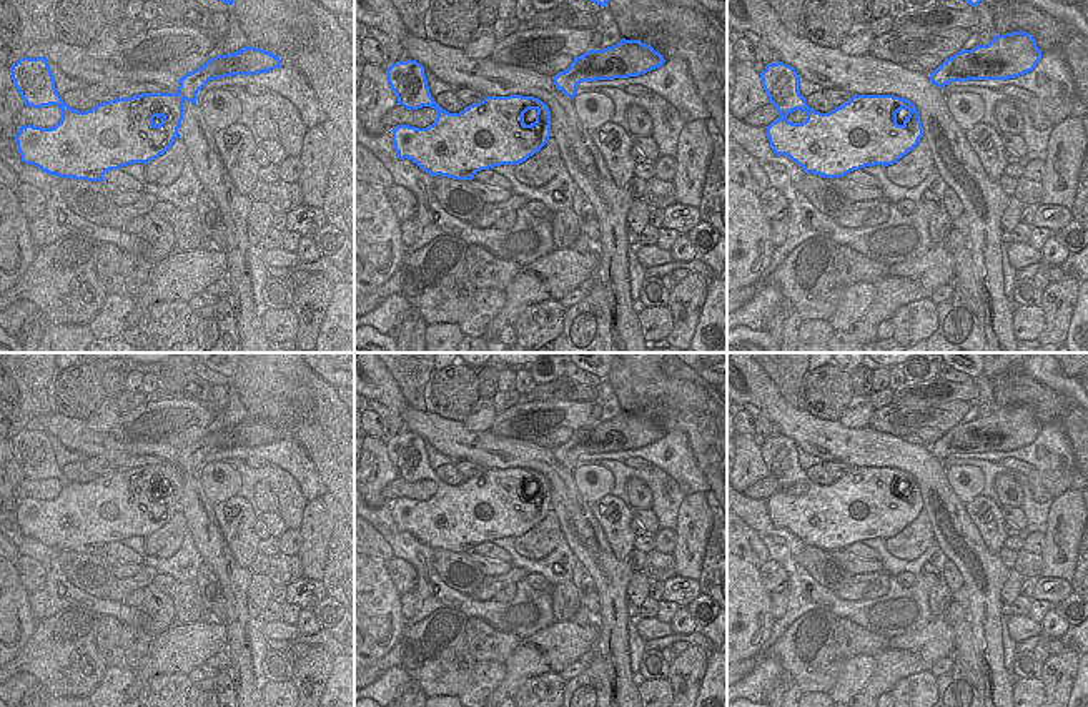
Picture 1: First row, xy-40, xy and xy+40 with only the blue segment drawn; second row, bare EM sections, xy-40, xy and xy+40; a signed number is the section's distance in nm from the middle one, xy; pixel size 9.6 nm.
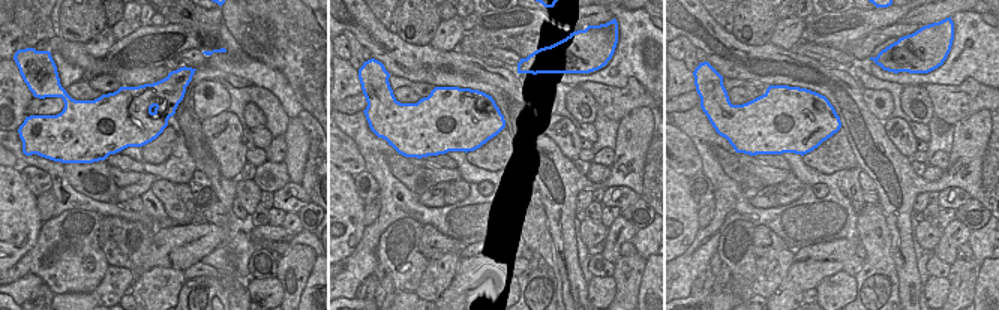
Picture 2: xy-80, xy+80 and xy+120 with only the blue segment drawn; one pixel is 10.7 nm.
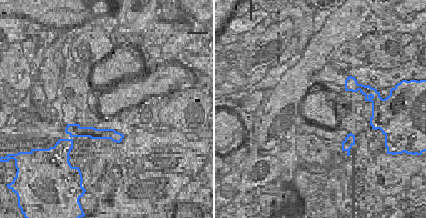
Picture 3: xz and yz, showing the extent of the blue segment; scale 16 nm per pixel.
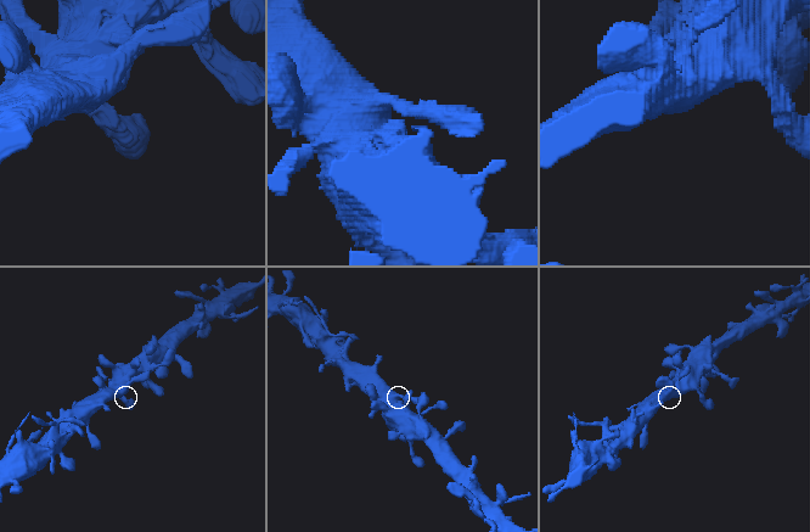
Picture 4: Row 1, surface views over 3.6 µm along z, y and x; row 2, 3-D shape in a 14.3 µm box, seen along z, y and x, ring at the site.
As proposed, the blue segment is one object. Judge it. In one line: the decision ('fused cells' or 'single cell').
single cell

